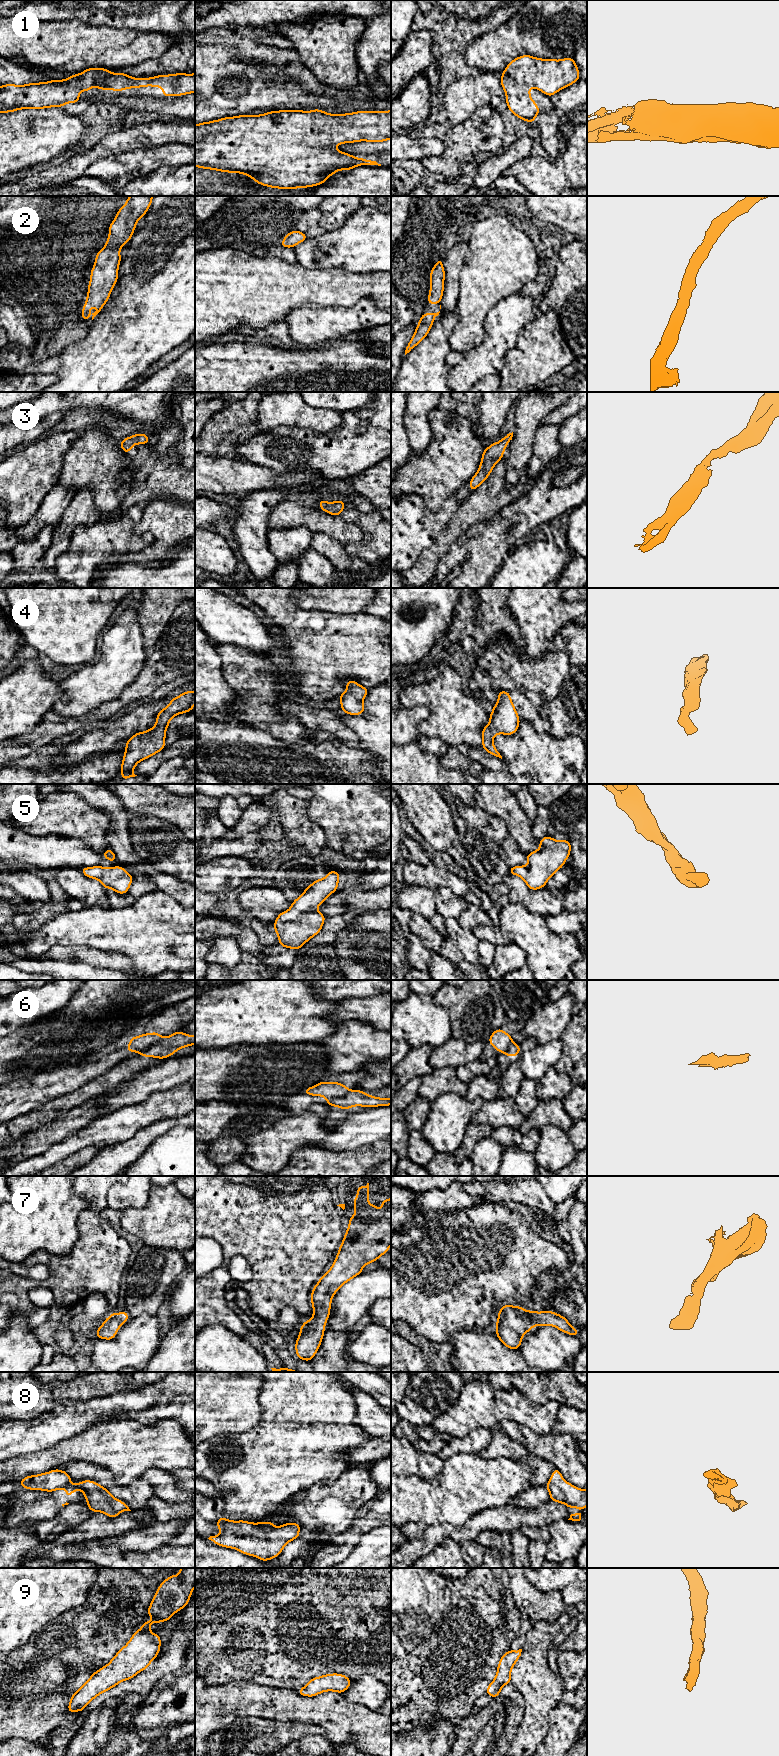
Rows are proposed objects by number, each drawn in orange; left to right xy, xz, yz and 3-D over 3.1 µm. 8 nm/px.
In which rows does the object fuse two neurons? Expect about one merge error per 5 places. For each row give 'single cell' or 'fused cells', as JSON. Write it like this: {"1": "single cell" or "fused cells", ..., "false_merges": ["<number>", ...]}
{"1": "single cell", "2": "single cell", "3": "single cell", "4": "single cell", "5": "single cell", "6": "fused cells", "7": "single cell", "8": "fused cells", "9": "single cell", "false_merges": ["6", "8"]}

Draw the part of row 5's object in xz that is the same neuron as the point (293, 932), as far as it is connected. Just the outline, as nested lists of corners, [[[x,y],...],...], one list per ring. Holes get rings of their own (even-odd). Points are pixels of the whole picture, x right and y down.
[[[329,871],[326,877],[313,881],[303,894],[292,902],[289,910],[279,913],[273,924],[279,939],[278,945],[300,950],[322,930],[326,917],[316,907],[337,891],[339,878],[337,871]]]

